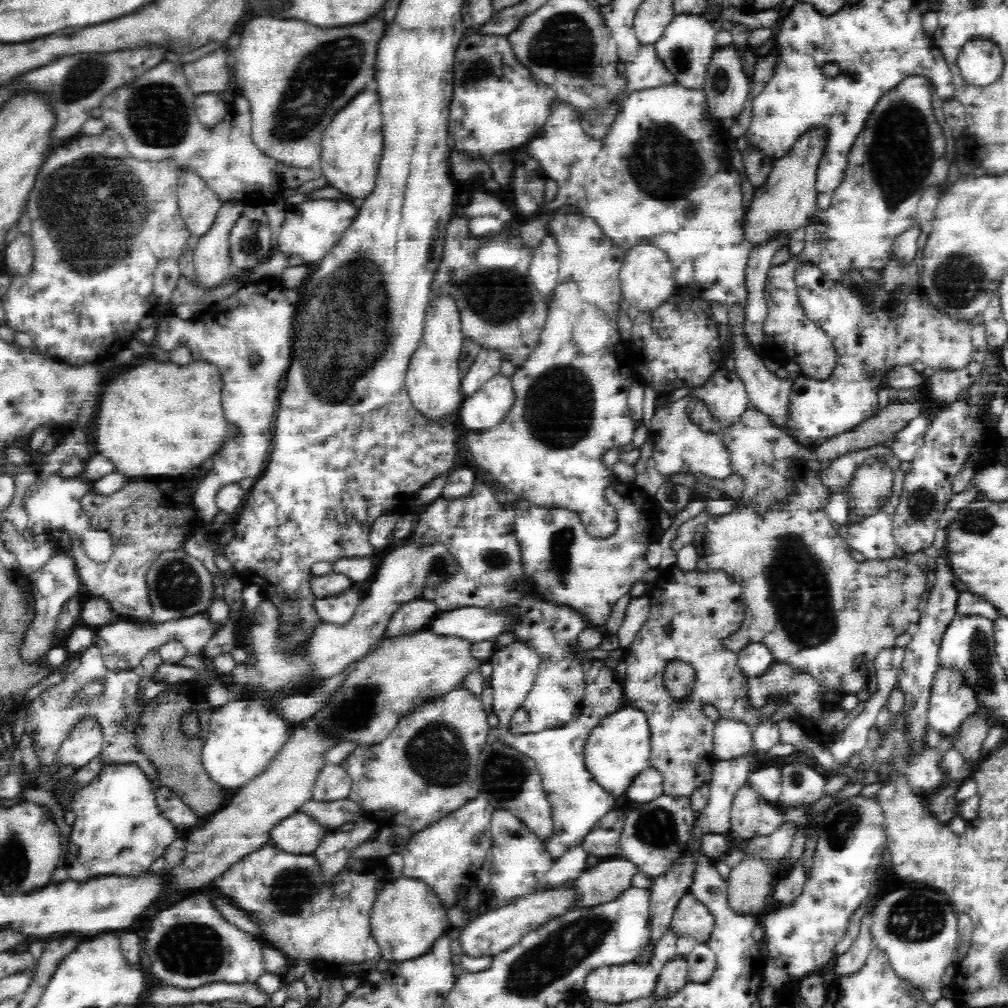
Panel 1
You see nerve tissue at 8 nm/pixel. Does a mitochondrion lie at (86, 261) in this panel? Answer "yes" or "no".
yes

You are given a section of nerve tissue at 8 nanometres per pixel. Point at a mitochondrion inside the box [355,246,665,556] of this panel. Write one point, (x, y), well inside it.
(557, 410)

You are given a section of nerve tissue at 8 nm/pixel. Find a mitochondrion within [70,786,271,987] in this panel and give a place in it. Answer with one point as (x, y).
(192, 952)

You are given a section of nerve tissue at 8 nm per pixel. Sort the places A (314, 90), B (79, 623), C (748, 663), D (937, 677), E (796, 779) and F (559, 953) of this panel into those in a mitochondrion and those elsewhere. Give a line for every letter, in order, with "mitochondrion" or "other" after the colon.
A: mitochondrion
B: other
C: other
D: other
E: other
F: mitochondrion

